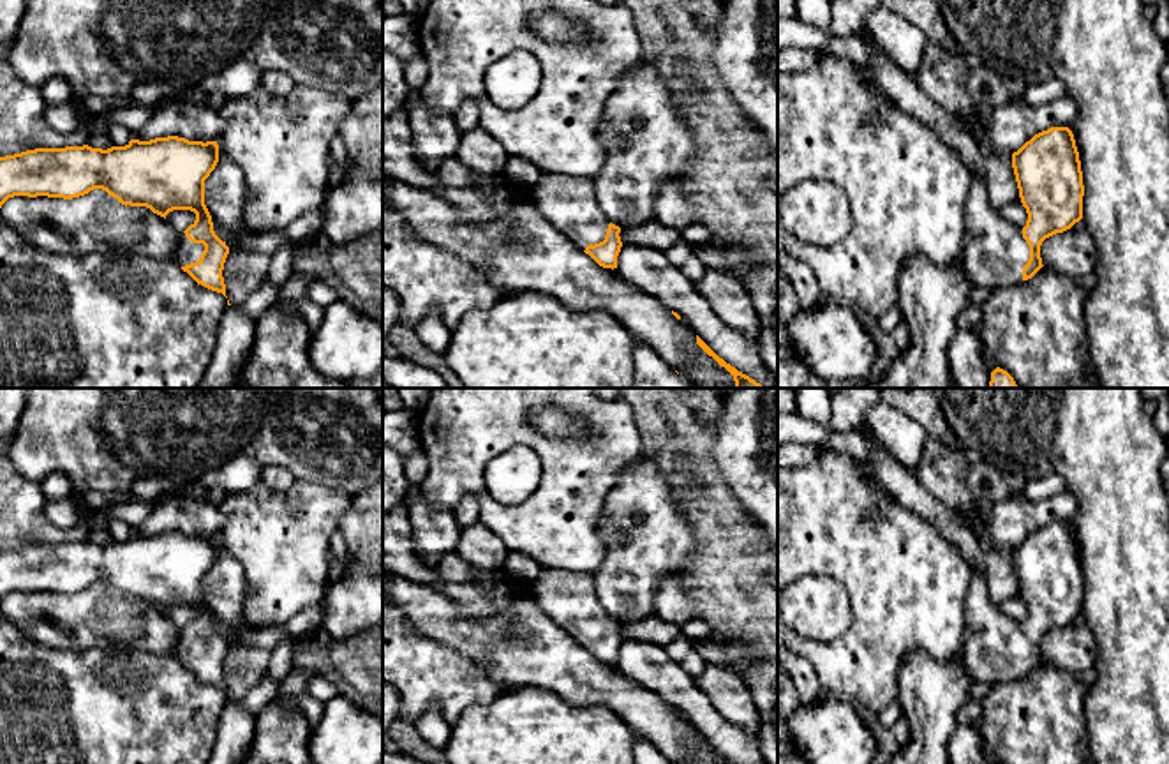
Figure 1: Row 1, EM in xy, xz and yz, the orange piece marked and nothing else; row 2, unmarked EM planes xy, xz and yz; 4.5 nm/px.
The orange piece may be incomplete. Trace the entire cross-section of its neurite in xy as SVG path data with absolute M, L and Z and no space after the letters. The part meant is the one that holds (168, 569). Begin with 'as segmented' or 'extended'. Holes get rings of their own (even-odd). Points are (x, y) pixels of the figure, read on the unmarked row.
extended; M178 531L130 535L108 545L26 545L0 552L0 603L14 591L72 595L102 584L125 602L146 602L164 614L173 605L190 605L196 616L180 628L173 656L197 679L226 692L222 665L229 642L215 630L205 600L205 575L217 558L217 536Z

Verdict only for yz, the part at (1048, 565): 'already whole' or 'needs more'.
needs more

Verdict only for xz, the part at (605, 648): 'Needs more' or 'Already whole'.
Needs more

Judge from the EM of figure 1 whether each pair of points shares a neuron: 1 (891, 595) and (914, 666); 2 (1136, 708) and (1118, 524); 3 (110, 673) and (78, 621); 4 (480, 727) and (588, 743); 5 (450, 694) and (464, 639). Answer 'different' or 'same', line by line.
1: different
2: same
3: different
4: same
5: different

